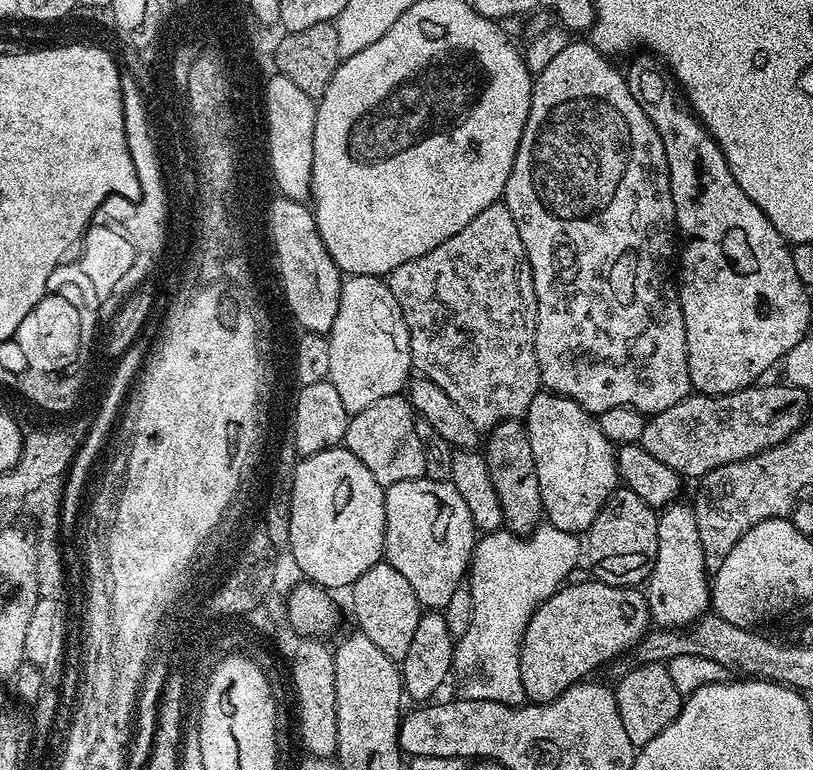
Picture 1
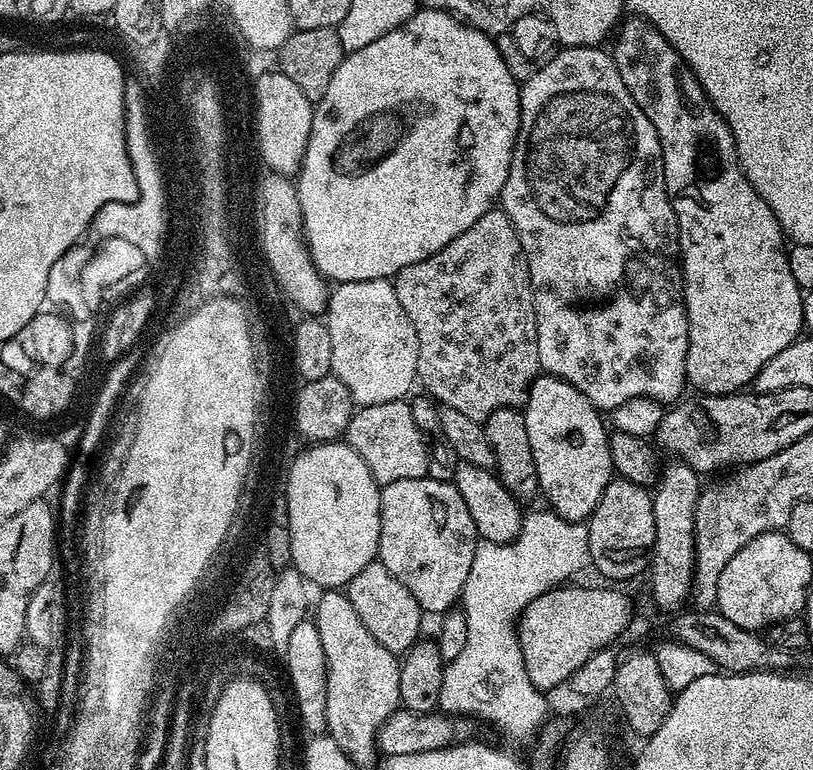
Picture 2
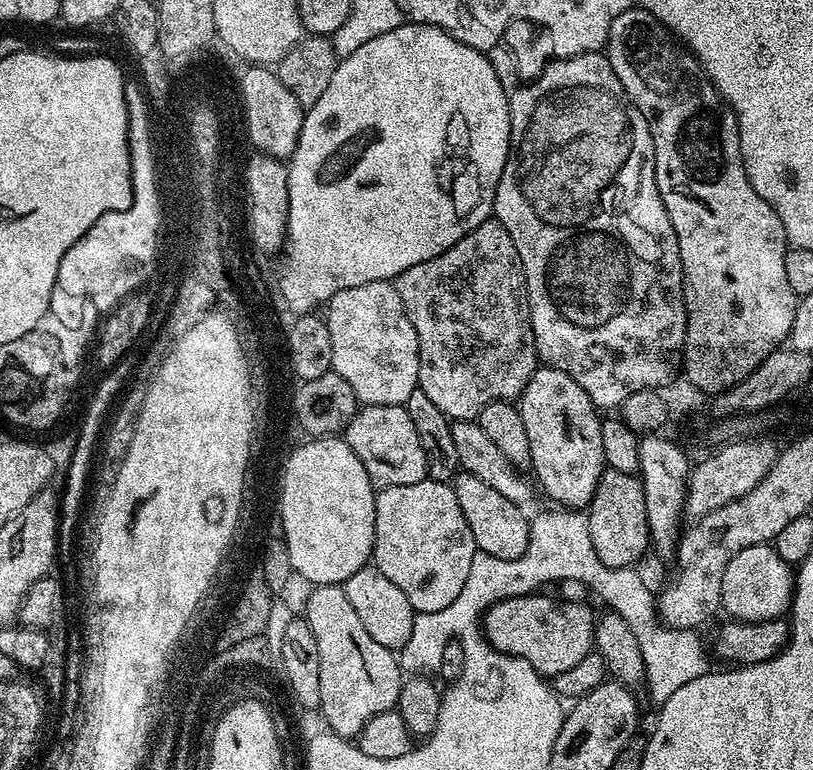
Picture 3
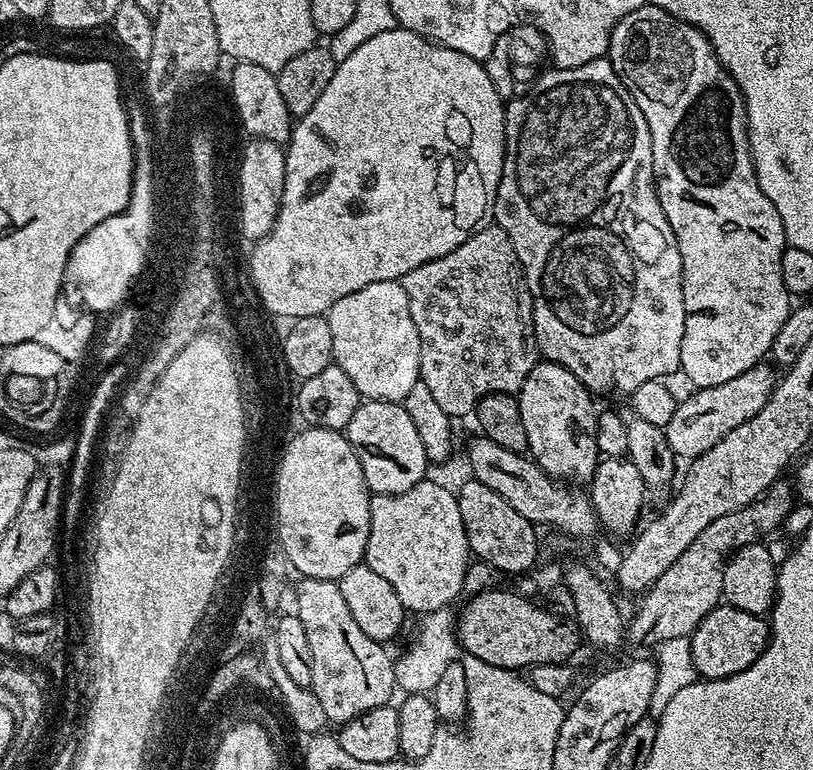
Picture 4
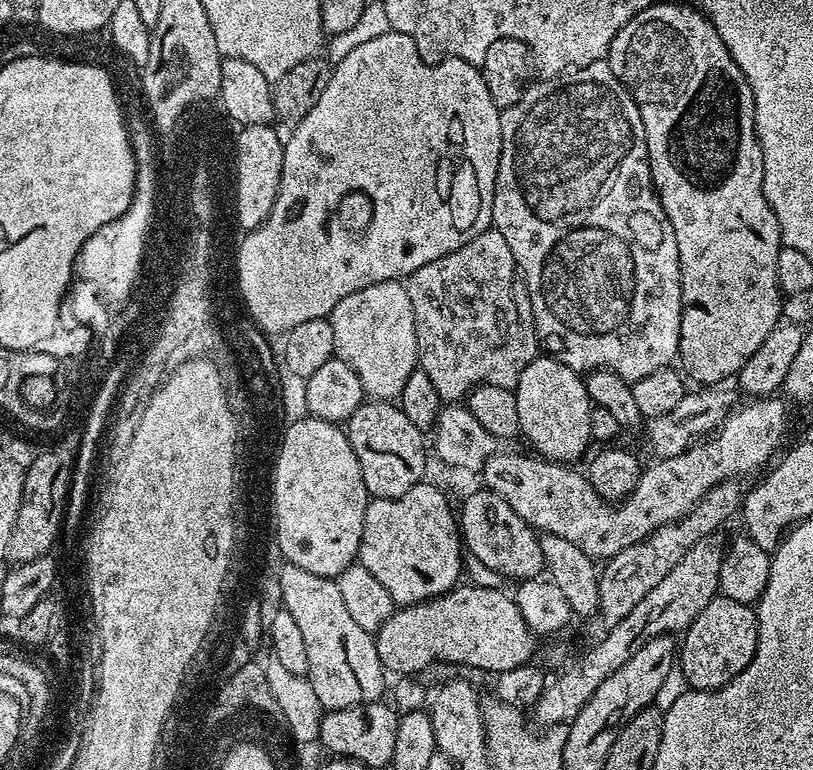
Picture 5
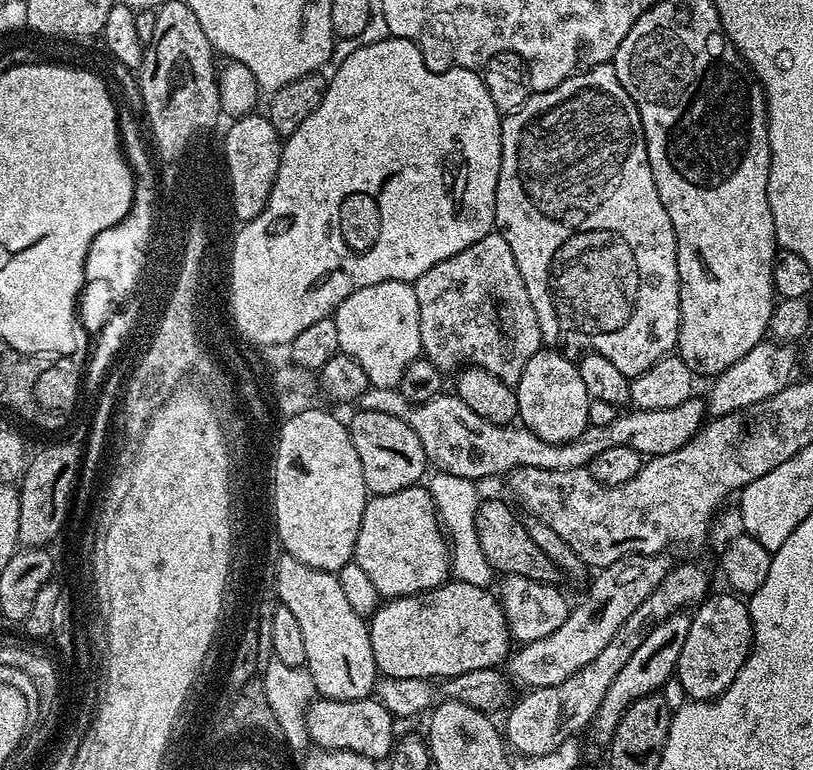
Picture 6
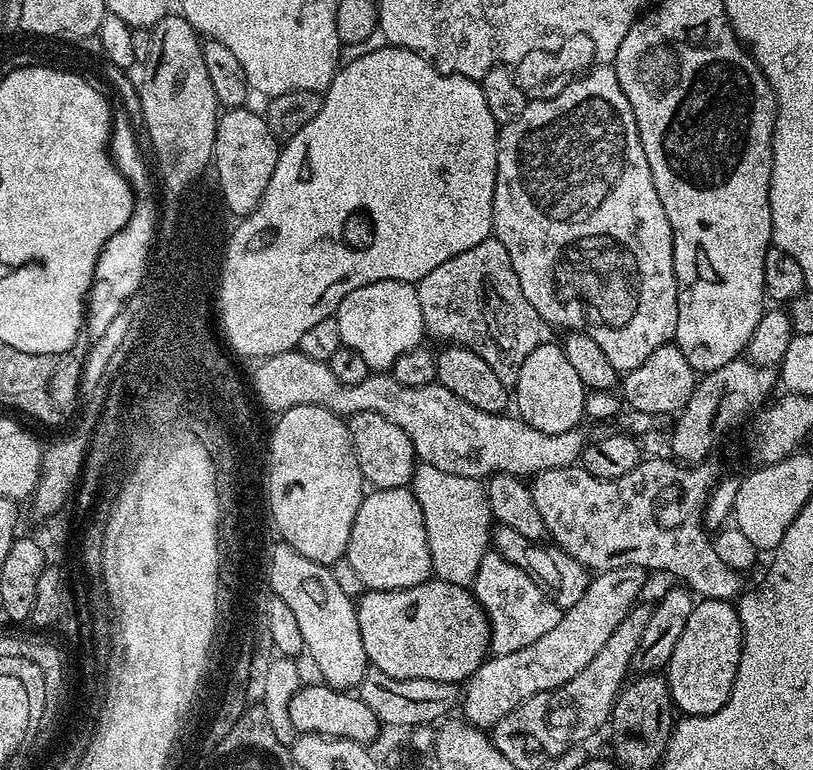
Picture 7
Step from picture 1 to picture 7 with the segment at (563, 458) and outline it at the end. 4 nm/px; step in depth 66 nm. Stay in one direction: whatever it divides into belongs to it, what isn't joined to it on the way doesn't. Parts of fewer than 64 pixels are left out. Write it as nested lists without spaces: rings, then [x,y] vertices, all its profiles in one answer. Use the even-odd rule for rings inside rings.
[[[541,342],[530,354],[530,358],[526,358],[526,362],[522,362],[522,370],[518,374],[518,382],[514,389],[514,408],[516,404],[517,410],[515,409],[515,411],[518,413],[519,419],[534,426],[534,430],[542,430],[546,434],[562,434],[566,430],[577,427],[585,419],[585,391],[582,378],[578,378],[578,374],[570,366],[563,347],[559,343]]]

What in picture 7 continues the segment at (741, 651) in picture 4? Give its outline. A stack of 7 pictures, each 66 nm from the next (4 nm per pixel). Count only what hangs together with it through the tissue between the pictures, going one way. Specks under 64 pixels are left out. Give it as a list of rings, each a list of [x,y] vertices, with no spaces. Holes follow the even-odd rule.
[[[701,599],[693,603],[690,618],[686,618],[686,626],[682,630],[682,638],[678,638],[678,646],[674,646],[674,654],[670,654],[666,665],[668,689],[677,713],[684,716],[709,716],[718,710],[730,698],[732,684],[736,680],[736,671],[740,665],[740,653],[744,647],[744,627],[740,624],[740,613],[735,603],[728,604],[727,599]]]

